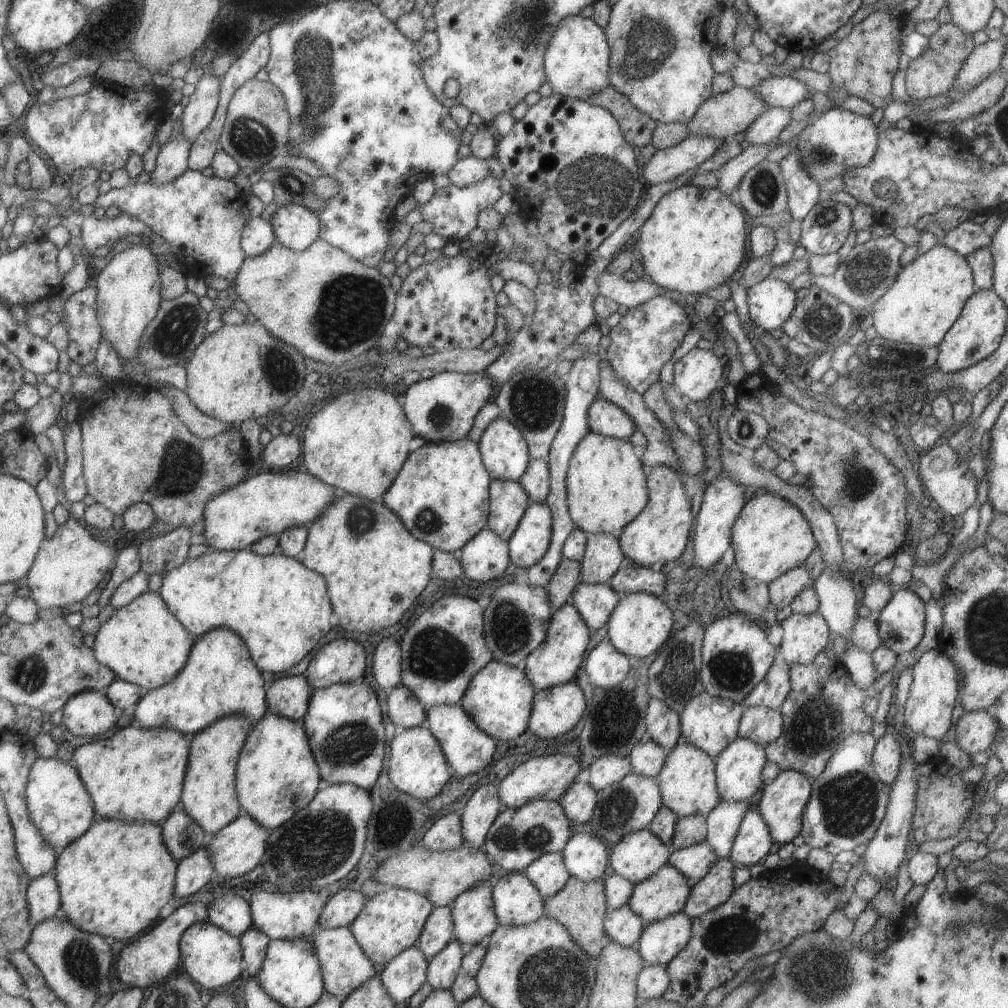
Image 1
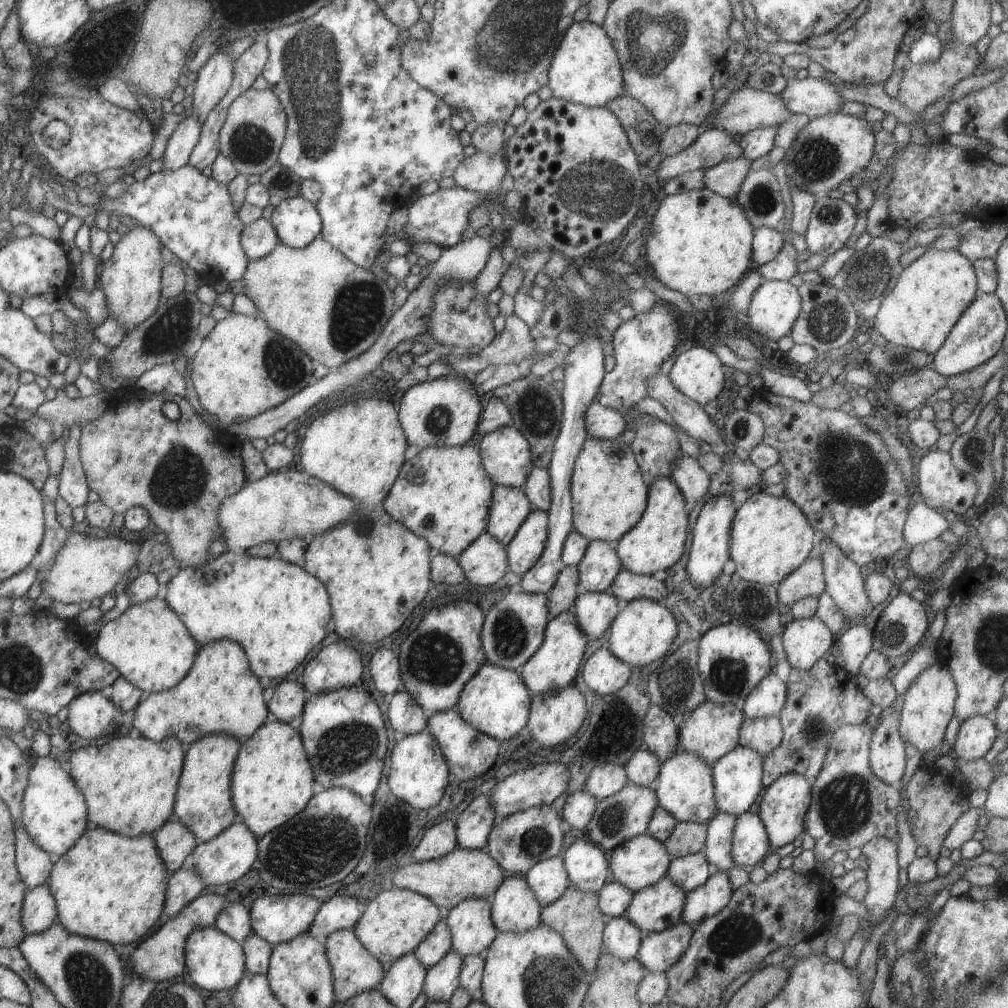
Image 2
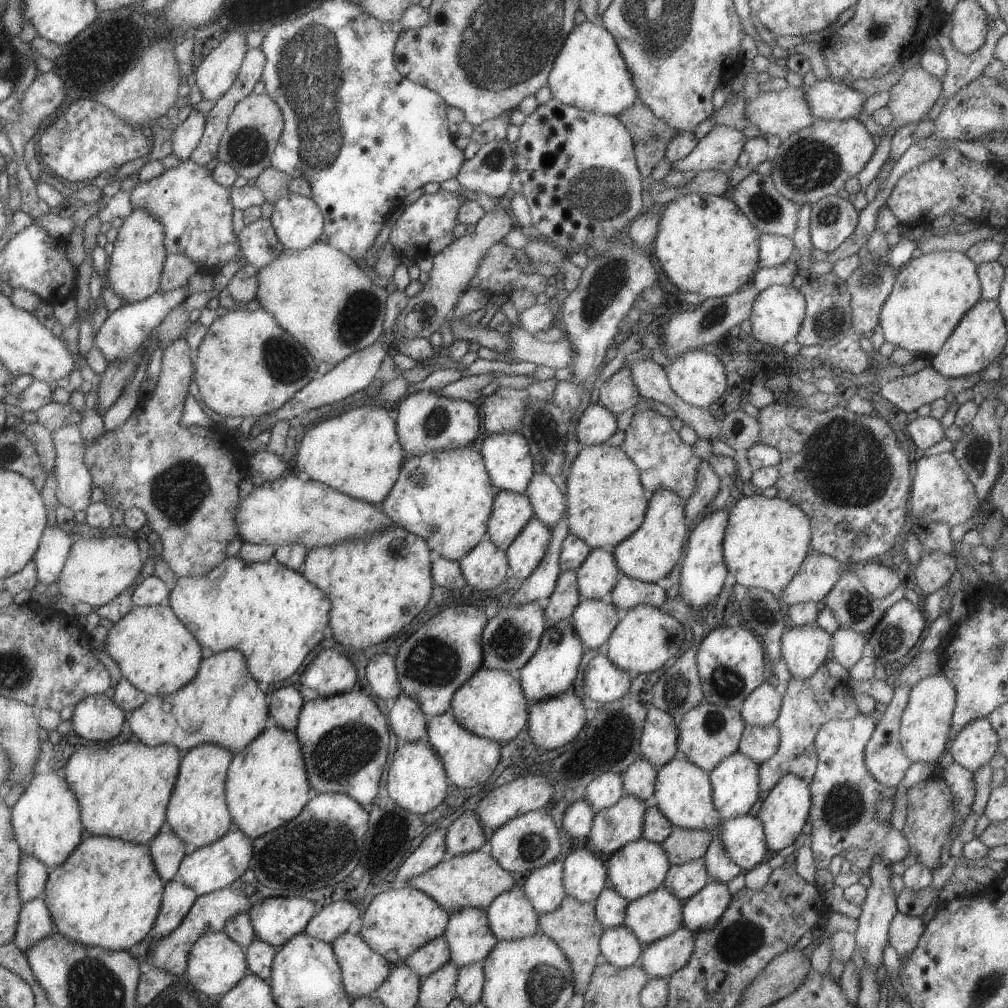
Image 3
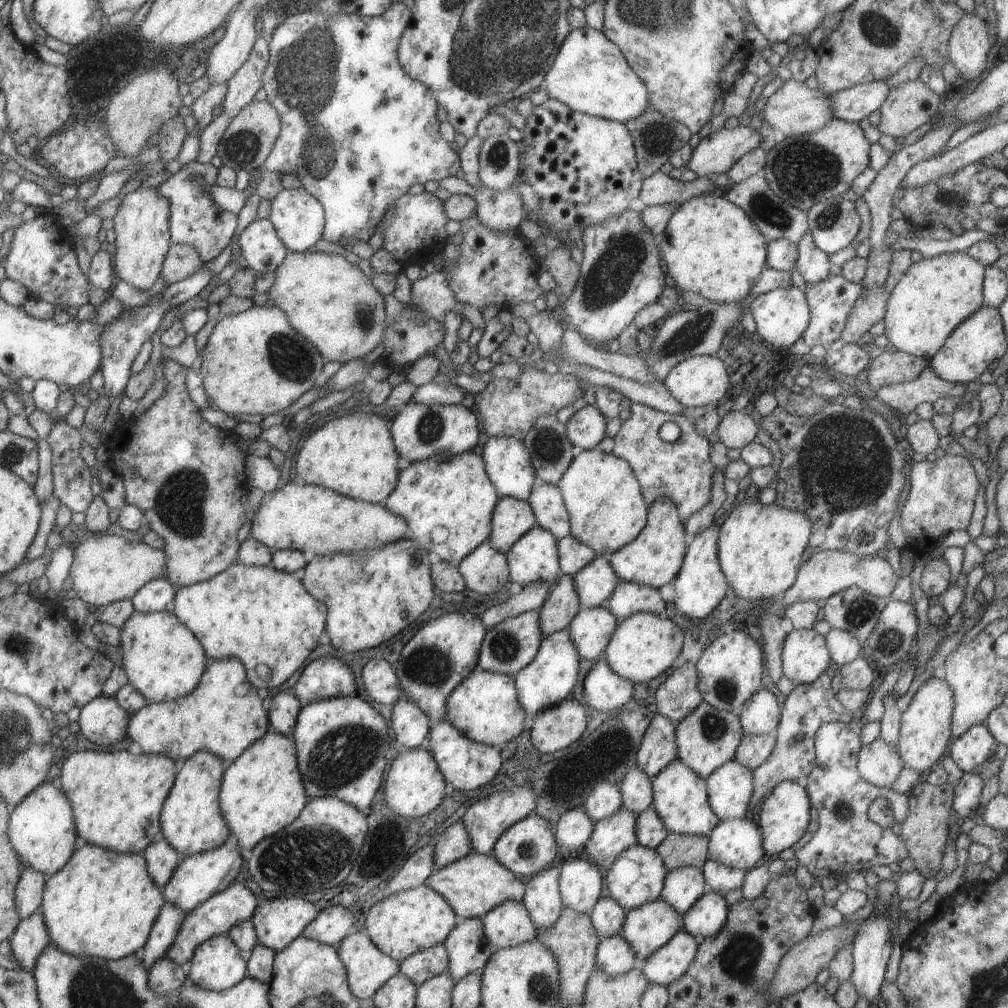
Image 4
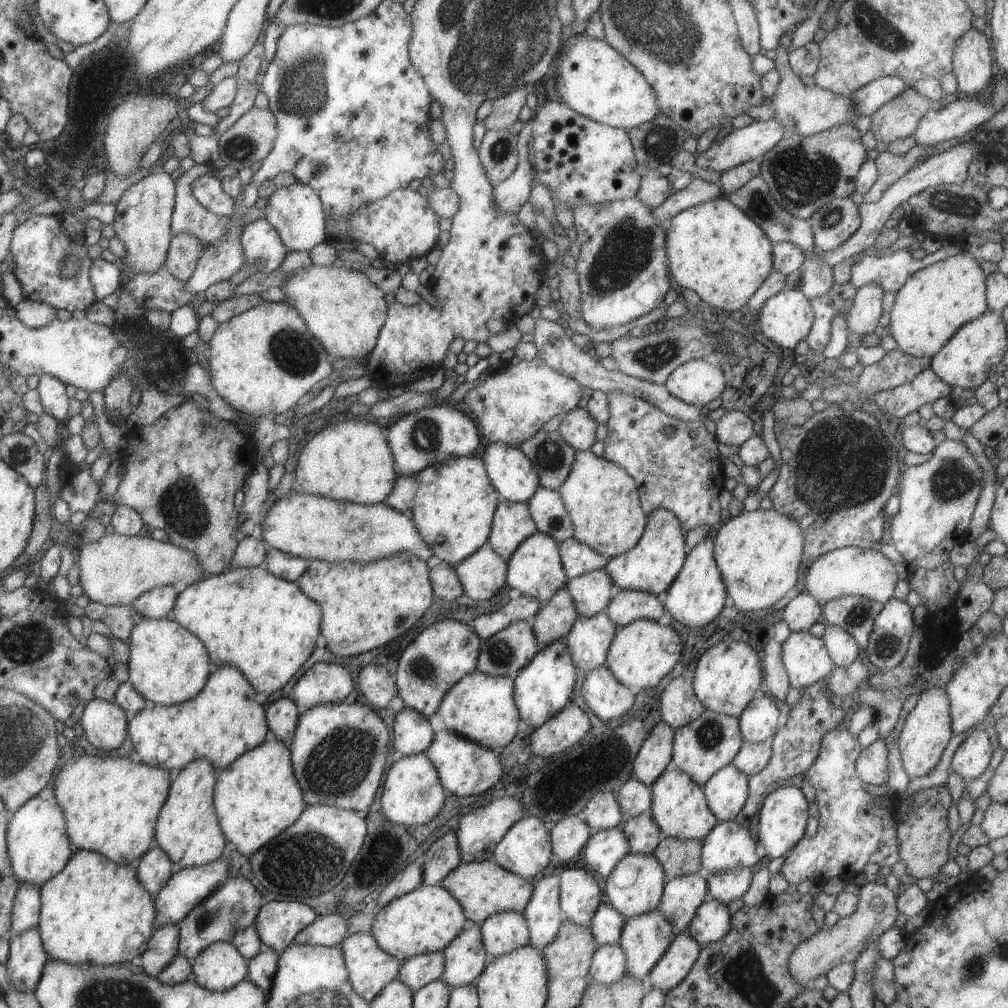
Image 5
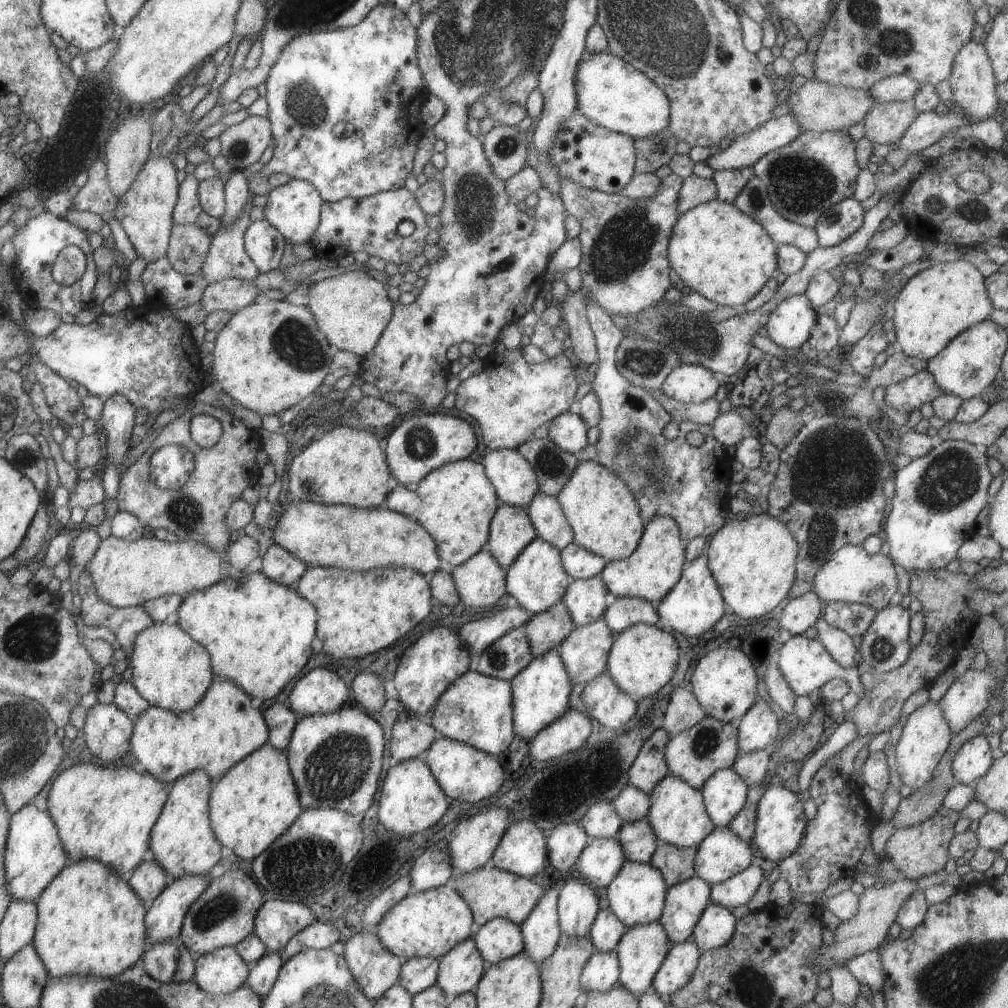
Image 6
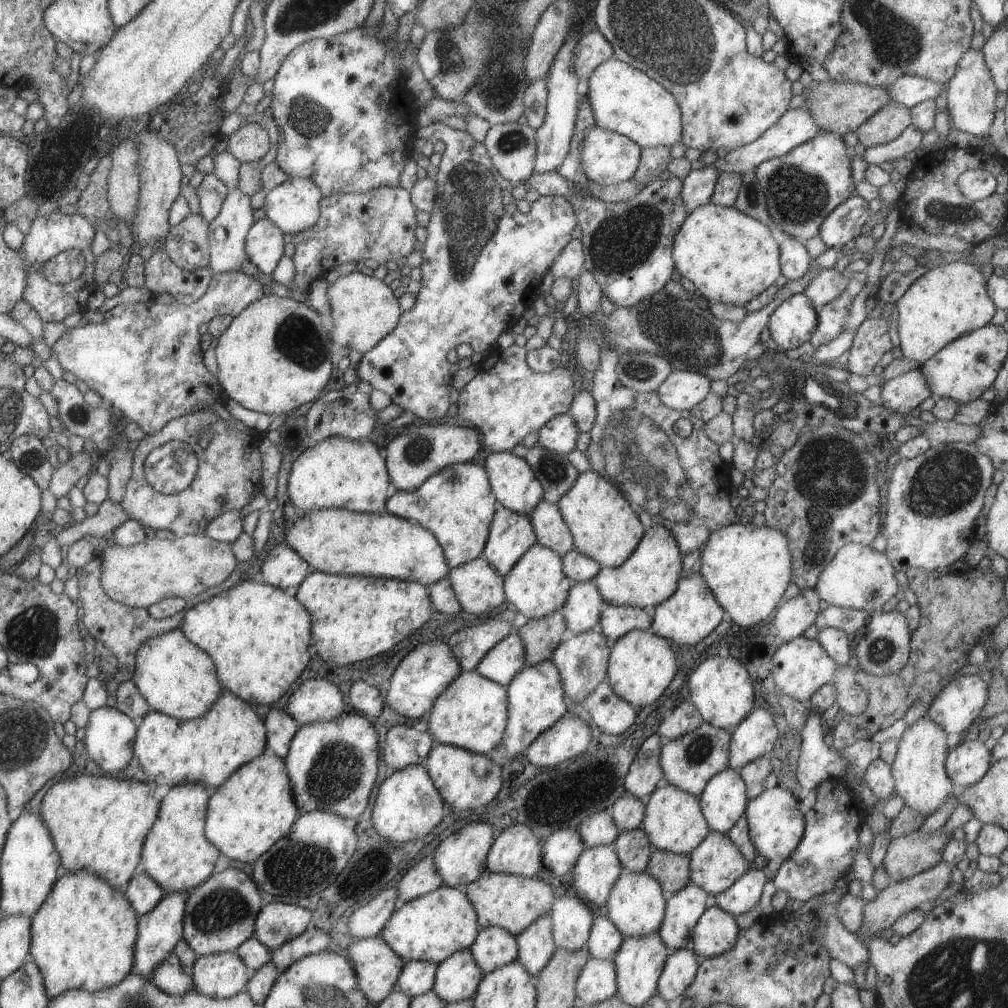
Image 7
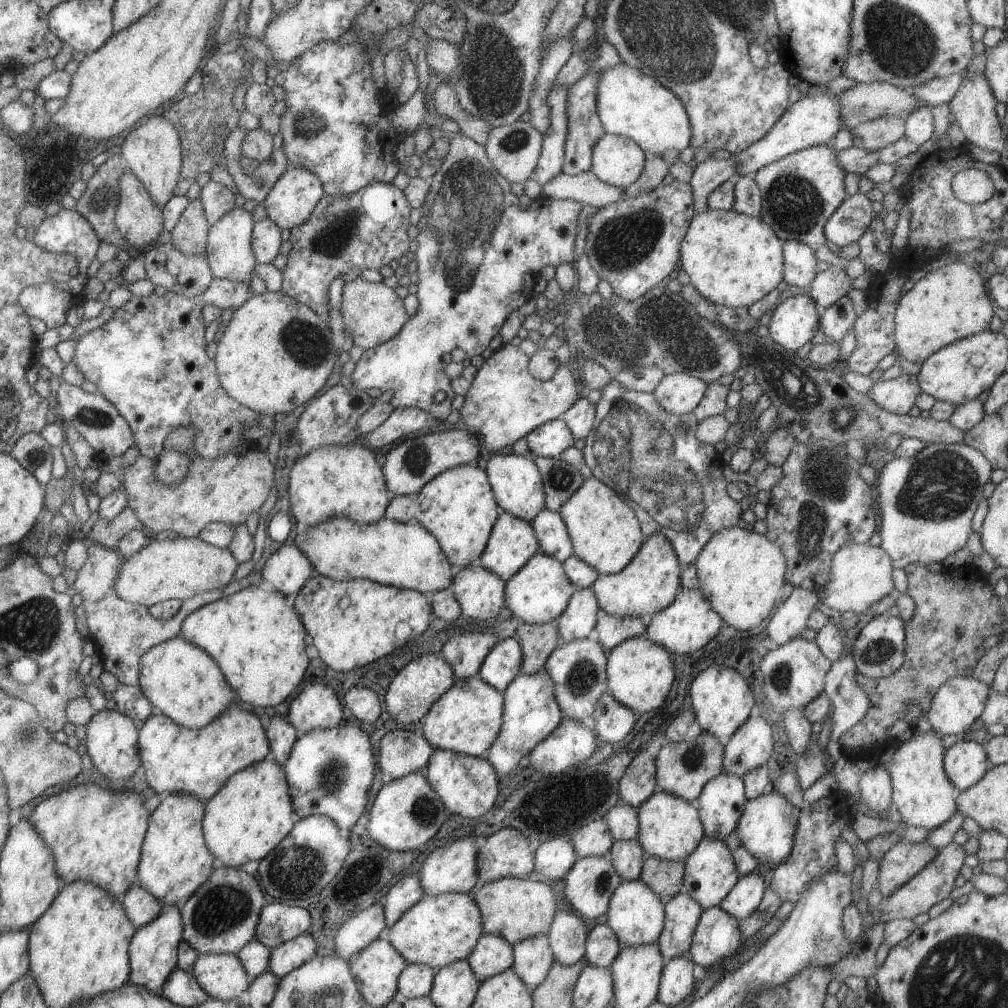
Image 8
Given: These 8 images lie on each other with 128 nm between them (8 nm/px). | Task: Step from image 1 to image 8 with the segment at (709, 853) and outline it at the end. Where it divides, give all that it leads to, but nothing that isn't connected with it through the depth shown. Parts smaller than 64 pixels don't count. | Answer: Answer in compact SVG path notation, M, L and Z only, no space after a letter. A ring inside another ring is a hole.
M681 892L664 904L663 930L656 940L664 963L687 954L701 913L701 906Z

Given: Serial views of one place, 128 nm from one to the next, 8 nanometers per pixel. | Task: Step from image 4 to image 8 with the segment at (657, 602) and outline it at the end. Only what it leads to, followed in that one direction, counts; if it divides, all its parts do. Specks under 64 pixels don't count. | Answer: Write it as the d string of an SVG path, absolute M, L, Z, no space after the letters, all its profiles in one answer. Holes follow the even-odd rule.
M598 609L596 614L596 623L594 626L594 633L596 638L608 652L617 644L635 636L642 636L645 632L646 626L641 622L641 618L637 616L611 616L607 612Z

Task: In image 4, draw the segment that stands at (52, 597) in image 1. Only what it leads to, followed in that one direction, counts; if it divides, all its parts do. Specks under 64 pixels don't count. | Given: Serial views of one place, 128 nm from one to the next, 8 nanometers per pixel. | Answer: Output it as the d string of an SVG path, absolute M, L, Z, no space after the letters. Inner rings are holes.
M119 536L91 537L78 543L73 547L73 559L69 570L72 580L72 589L77 592L78 598L95 608L102 605L109 605L116 601L131 599L133 594L142 588L147 582L162 577L166 568L166 554L161 549L155 549L144 543L128 542Z

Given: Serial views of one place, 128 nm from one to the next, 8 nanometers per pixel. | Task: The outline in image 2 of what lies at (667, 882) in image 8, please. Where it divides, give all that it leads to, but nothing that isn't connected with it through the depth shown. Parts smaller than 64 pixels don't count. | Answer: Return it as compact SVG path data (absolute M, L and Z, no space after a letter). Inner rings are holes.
M676 821L671 834L664 842L670 858L679 858L700 852L706 840L706 825Z

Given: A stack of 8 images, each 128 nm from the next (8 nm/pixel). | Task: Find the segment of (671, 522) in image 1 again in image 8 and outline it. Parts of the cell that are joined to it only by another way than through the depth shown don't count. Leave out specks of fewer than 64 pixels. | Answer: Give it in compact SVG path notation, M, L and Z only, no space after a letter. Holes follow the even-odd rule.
M660 533L651 534L625 568L621 568L617 574L599 574L590 587L598 608L611 616L651 616L671 604L677 596L680 587L679 562L669 540Z

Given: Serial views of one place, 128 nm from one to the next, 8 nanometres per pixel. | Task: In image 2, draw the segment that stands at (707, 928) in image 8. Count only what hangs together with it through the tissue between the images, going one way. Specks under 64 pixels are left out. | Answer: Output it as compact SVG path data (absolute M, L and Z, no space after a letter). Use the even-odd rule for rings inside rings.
M714 870L705 880L705 884L685 893L682 921L694 926L701 920L717 914L729 902L732 889L728 872Z

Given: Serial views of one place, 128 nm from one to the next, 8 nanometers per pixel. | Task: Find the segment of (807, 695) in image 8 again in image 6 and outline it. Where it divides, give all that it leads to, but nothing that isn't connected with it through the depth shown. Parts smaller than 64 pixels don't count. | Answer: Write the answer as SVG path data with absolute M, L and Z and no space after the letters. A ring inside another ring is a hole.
M802 634L791 635L791 637L781 645L775 662L779 668L779 672L781 672L781 676L785 678L785 682L787 682L788 687L795 693L795 696L812 696L814 693L817 693L825 682L833 678L845 680L845 684L847 684L850 690L853 691L853 694L857 694L859 698L865 694L859 678L861 669L856 667L843 668L839 666L839 664L829 656L829 653L823 648L823 645L817 638L809 639Z

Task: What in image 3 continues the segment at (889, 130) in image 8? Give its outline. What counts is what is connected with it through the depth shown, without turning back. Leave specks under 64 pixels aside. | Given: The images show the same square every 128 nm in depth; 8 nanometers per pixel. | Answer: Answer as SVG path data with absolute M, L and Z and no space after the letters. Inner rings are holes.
M919 65L910 66L889 89L886 106L895 126L915 124L925 115L941 92L941 78L929 76Z

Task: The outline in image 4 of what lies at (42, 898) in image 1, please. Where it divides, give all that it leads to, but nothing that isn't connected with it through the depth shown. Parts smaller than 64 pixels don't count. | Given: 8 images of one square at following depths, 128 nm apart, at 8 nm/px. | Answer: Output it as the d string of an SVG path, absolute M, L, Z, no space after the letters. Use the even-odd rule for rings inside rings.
M41 910L21 919L7 942L18 969L32 972L39 954L50 944Z

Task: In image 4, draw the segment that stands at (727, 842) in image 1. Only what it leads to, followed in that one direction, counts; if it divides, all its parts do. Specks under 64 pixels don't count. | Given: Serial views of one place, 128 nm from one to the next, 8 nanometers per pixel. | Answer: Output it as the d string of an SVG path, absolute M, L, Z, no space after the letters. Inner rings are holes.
M707 858L700 869L708 890L723 896L734 889L741 889L746 872L742 869L728 868Z

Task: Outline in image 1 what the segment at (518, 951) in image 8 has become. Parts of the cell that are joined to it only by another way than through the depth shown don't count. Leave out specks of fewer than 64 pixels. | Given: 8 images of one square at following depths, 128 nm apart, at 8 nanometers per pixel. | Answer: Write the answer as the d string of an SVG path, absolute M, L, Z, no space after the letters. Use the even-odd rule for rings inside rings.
M551 852L539 856L537 860L528 864L522 873L527 876L529 882L535 886L535 890L543 899L559 892L570 877L563 864L562 852Z

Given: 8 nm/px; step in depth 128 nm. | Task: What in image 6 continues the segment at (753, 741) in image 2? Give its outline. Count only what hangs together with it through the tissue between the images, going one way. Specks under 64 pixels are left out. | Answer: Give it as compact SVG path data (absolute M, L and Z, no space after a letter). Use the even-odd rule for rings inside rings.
M753 750L753 752L739 753L730 766L742 779L743 782L751 788L764 782L765 774L767 774L770 756L761 750Z

